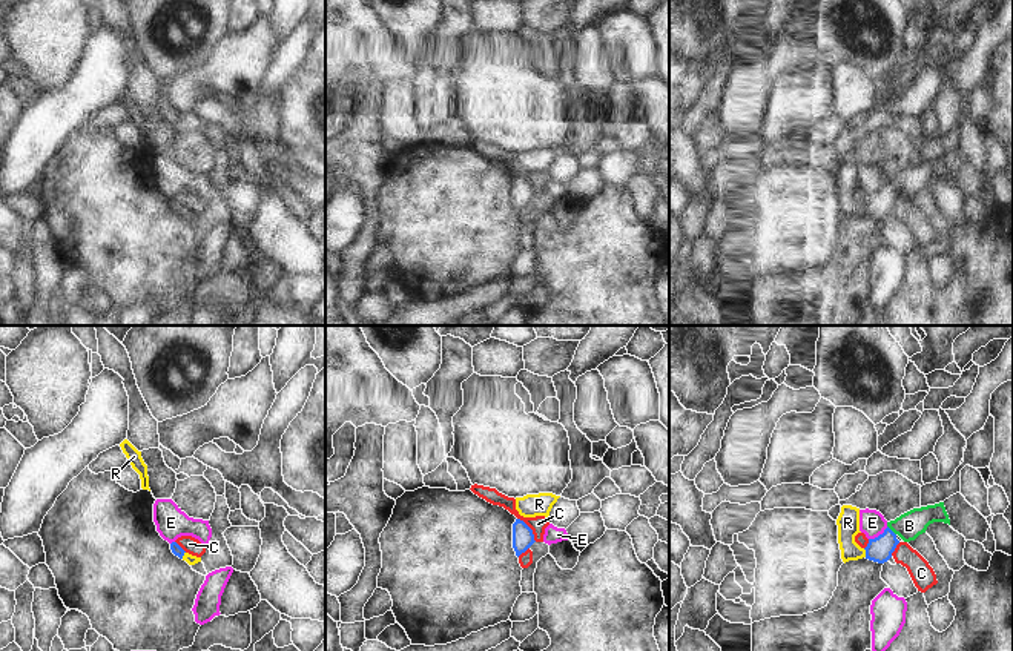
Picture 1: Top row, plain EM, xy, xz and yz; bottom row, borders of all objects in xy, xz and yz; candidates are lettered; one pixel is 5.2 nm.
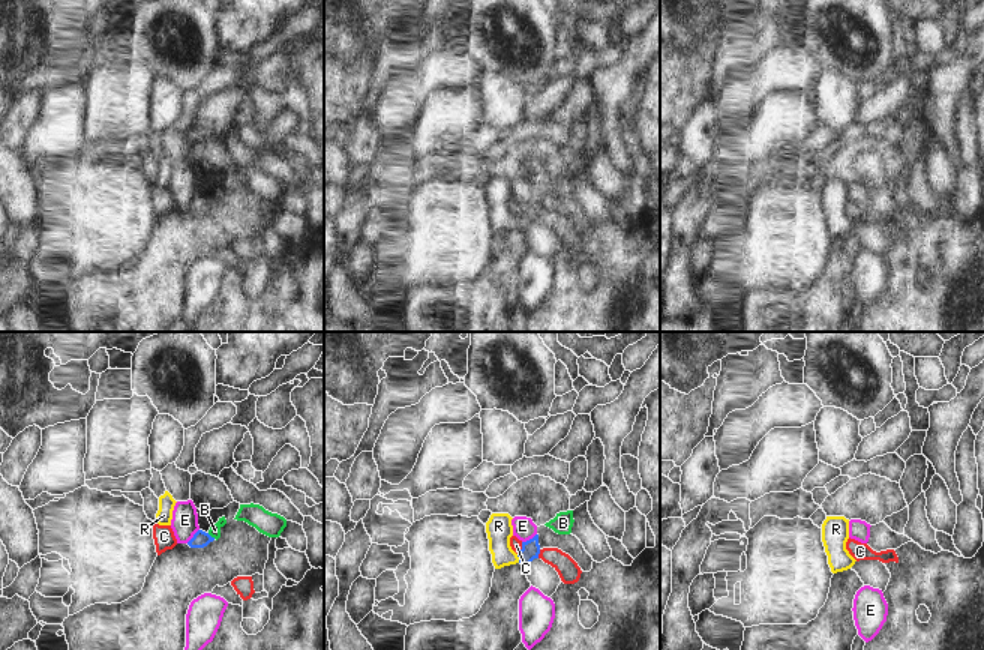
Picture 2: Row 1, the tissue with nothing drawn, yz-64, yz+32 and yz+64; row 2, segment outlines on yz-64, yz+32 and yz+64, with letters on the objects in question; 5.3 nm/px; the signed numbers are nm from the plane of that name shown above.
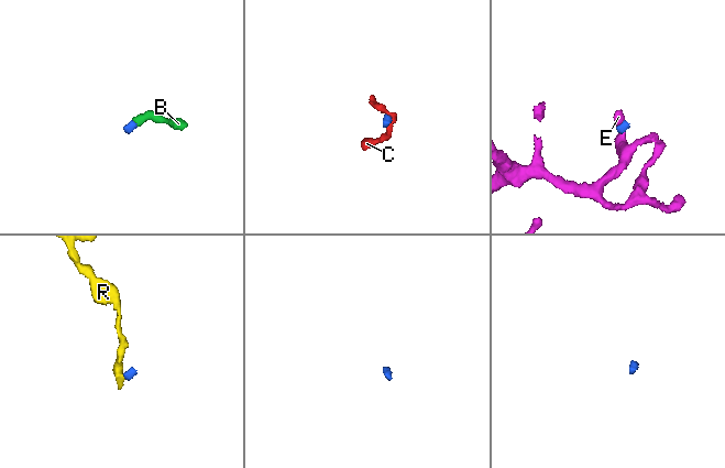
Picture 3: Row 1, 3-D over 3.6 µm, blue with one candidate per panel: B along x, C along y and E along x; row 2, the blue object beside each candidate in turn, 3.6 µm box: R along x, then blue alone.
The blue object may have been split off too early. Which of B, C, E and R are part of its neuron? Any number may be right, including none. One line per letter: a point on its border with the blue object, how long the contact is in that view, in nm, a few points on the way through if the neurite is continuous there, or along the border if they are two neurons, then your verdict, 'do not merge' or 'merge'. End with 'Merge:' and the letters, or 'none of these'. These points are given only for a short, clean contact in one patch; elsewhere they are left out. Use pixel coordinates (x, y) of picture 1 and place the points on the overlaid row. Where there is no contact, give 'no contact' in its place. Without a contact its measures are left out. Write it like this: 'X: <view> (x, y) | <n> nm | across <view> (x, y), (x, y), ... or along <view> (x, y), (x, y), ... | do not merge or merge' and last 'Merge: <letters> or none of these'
B: yz (890, 530) | 70 nm | across yz (880, 550), (887, 541), (890, 530), (909, 525) | merge
C: xz (530, 528) | 160 nm | along xz (518, 518), (531, 530), (536, 541) | do not merge
E: yz (880, 535) | 120 nm | along yz (887, 527), (869, 539) | do not merge
R: yz (866, 553) | 50 nm | across yz (880, 550), (866, 553), (848, 541), (848, 522) | merge
Merge: B, R

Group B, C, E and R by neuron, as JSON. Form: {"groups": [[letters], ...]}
{"groups": [["B", "R"], ["C"], ["E"]]}

